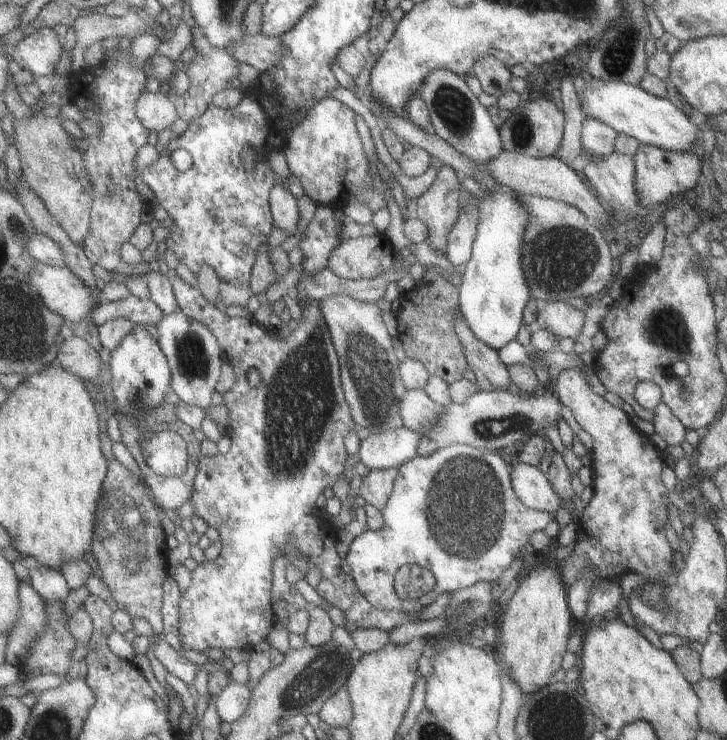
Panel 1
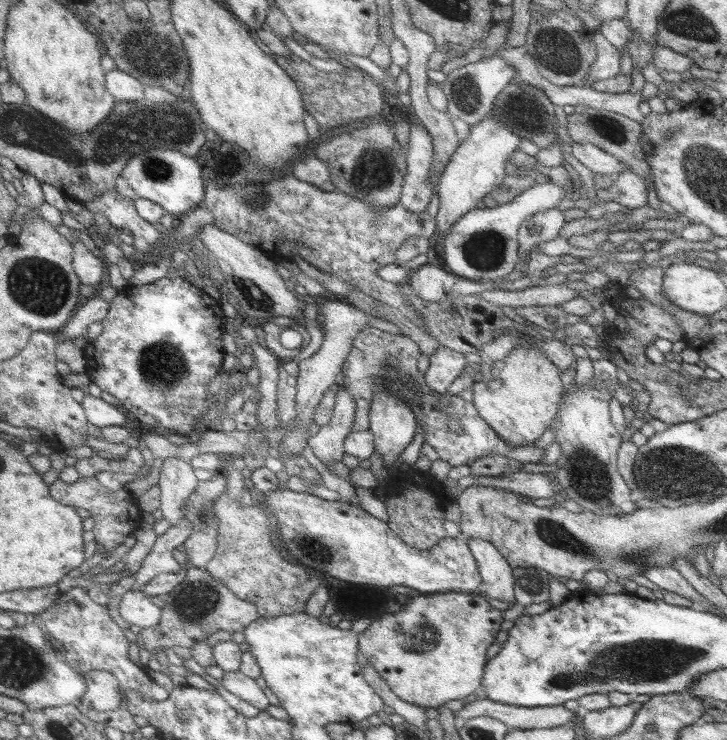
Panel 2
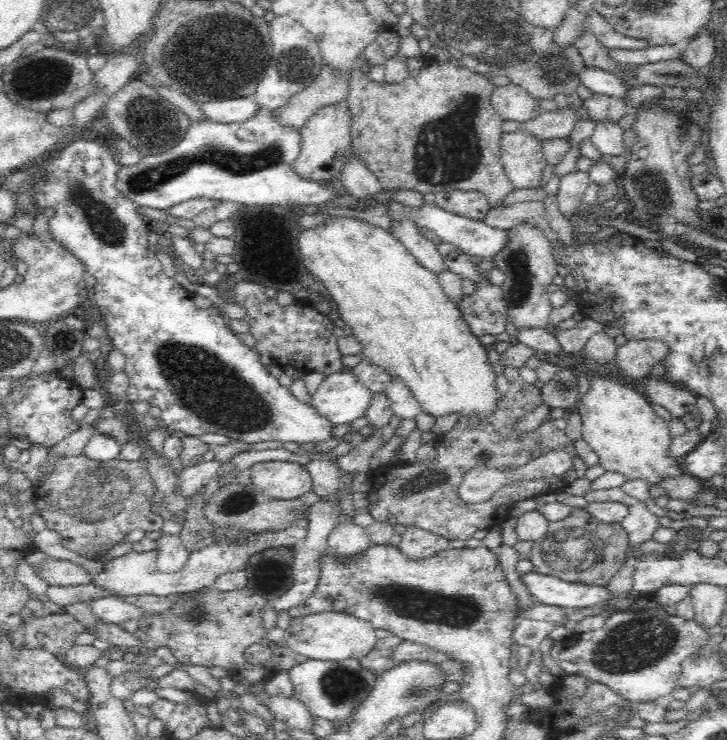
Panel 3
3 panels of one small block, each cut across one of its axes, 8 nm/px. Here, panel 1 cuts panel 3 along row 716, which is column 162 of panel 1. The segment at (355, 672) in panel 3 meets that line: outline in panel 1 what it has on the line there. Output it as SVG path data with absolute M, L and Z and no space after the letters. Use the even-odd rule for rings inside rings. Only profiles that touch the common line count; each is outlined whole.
M177 308L177 312L173 312L173 314L163 314L161 322L155 324L155 328L159 333L157 337L158 344L162 346L163 353L166 354L167 361L170 362L172 371L171 391L177 394L182 402L208 410L212 406L212 398L216 394L215 386L217 386L219 376L221 376L221 366L226 361L224 350L220 349L215 334L209 331L209 326L205 326L203 322L191 318L181 308Z

